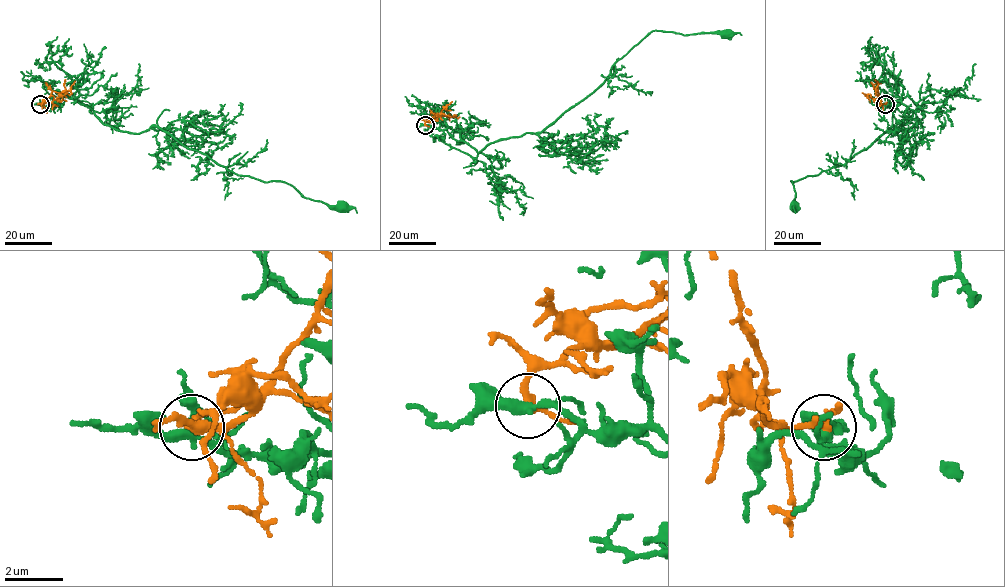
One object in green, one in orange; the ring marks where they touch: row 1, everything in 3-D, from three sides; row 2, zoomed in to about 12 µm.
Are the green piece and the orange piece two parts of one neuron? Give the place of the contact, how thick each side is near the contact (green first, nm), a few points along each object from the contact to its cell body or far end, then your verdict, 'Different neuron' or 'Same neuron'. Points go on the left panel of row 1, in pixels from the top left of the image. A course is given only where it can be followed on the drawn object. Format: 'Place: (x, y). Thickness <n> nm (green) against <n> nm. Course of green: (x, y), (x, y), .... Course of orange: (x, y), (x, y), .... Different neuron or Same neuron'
Place: (40, 104). Thickness 260 nm (green) against 240 nm. Course of green: (40, 104), (59, 108), (59, 99), (74, 98), (120, 130), (160, 127), (239, 175), (343, 205). Course of orange: (40, 104), (52, 91), (69, 91), (75, 81). Different neuron

